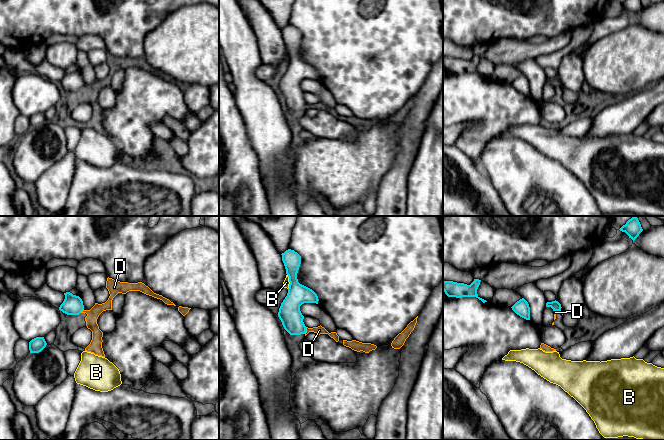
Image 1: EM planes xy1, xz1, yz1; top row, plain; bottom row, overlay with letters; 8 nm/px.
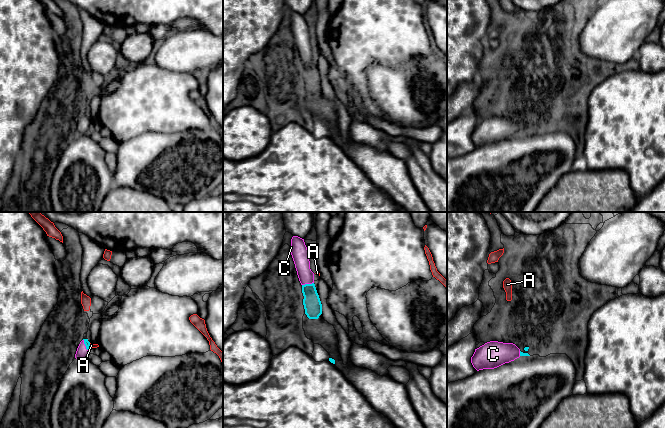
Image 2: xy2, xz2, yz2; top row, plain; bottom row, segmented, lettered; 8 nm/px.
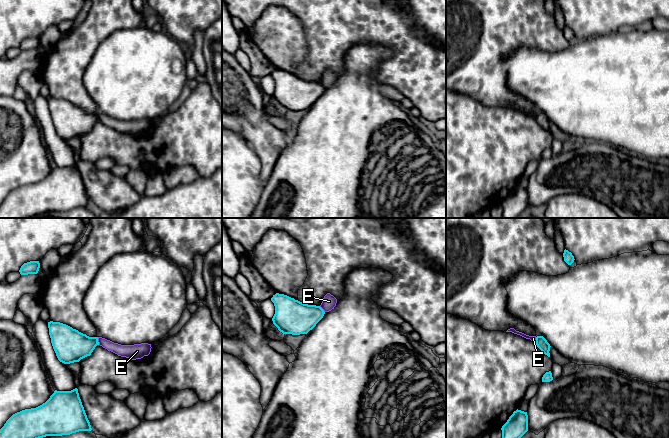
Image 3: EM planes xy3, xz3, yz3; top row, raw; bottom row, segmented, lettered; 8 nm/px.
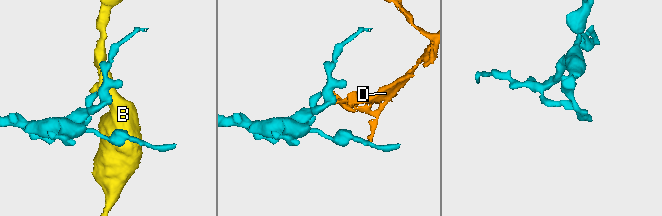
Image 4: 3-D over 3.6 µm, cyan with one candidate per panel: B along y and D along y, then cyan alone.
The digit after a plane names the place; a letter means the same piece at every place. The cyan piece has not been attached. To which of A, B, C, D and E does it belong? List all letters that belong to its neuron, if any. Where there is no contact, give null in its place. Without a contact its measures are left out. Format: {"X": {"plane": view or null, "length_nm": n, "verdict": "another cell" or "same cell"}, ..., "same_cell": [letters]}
{"A": {"plane": "xy2", "length_nm": 50, "verdict": "another cell"}, "B": {"plane": "xz1", "length_nm": 120, "verdict": "another cell"}, "C": {"plane": "xz2", "length_nm": 100, "verdict": "same cell"}, "D": {"plane": "xz1", "length_nm": 60, "verdict": "another cell"}, "E": {"plane": "xy3", "length_nm": 70, "verdict": "another cell"}, "same_cell": ["C"]}

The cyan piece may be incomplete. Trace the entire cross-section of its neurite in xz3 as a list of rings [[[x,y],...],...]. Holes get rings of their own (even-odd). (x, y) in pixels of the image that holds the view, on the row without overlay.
[[[276,69],[271,77],[275,82],[273,100],[283,110],[307,110],[325,90],[320,82],[304,80],[284,70]]]

